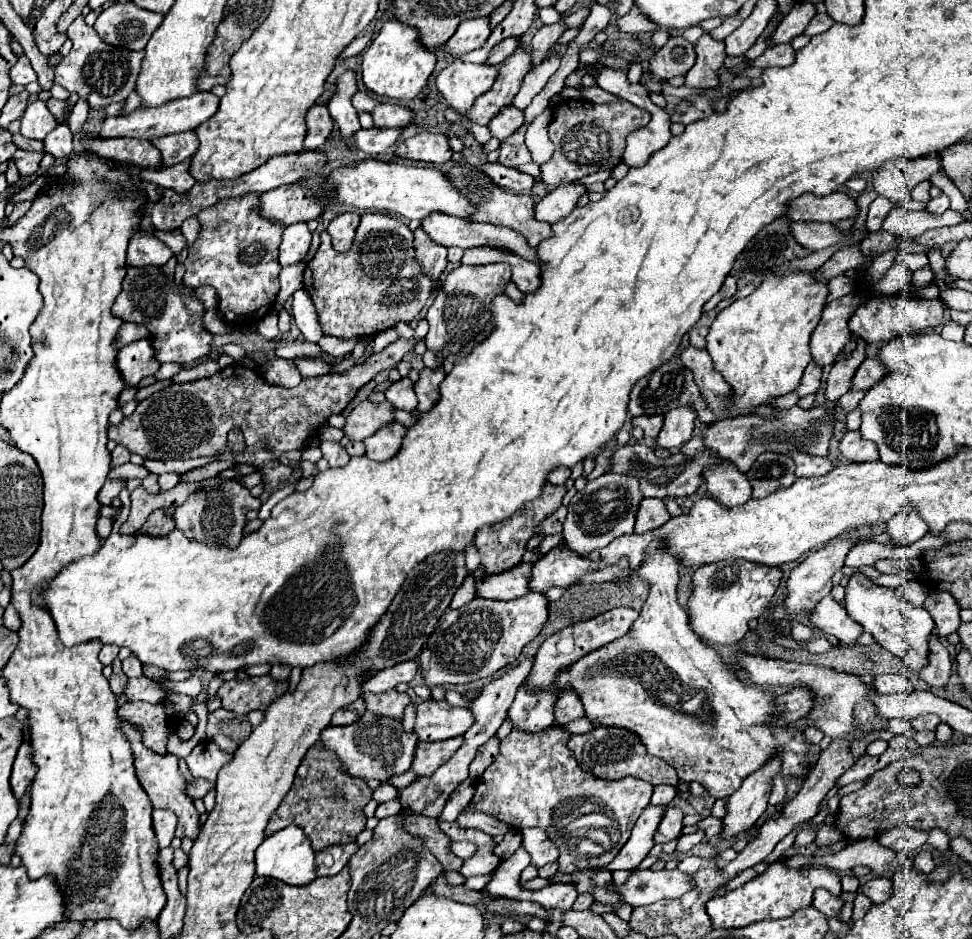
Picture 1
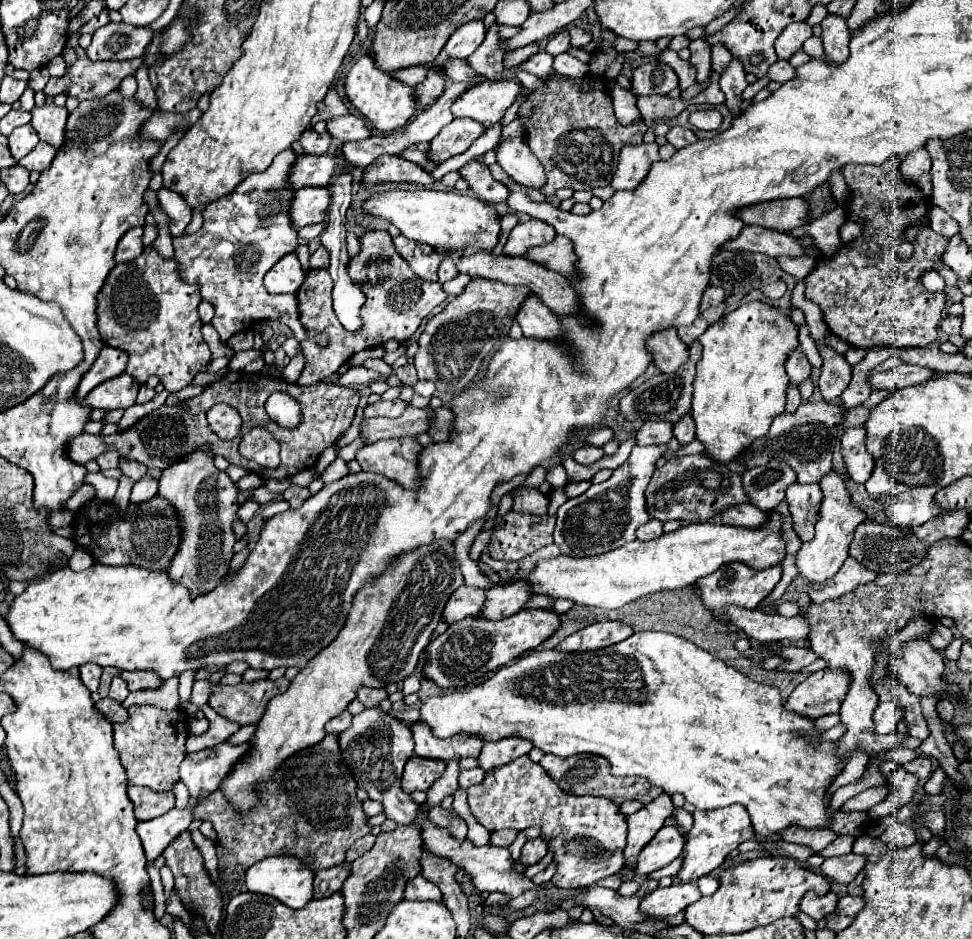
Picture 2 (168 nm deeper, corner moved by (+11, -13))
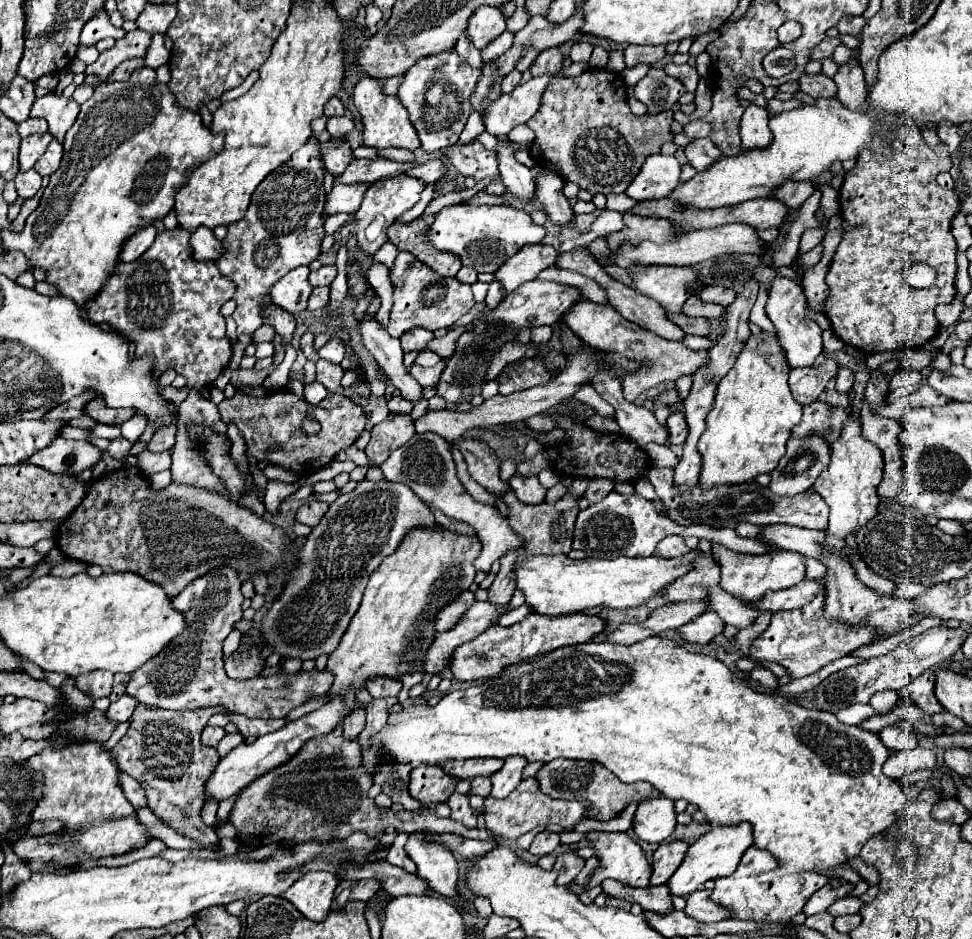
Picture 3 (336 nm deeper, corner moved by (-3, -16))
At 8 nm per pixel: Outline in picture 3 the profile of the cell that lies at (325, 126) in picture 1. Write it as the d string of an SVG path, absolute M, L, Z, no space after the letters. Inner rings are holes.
M331 138L329 142L321 144L323 148L323 160L325 160L325 168L333 174L333 178L341 176L345 172L345 168L355 160L353 150L349 148L349 144L345 140L339 138Z

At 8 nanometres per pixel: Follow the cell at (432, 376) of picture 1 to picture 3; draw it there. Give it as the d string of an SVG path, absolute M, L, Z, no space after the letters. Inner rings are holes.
M463 440L457 446L469 466L469 474L475 482L479 482L489 494L503 496L509 490L509 484L499 478L499 458L493 454L493 450L479 440Z

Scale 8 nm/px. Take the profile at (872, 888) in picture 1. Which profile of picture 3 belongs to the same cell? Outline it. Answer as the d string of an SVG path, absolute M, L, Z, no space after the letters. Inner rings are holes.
M839 898L831 904L831 908L827 908L827 912L831 916L843 916L843 914L857 914L861 910L863 902L859 898Z

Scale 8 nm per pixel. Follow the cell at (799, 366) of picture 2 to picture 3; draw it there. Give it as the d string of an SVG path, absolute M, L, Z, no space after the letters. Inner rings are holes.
M775 276L769 288L769 300L765 306L765 312L769 316L769 320L775 324L777 328L777 336L779 336L779 344L785 350L787 362L791 368L805 368L805 366L813 366L815 358L821 354L823 342L821 342L821 326L809 318L807 314L807 298L803 294L801 284L797 284L791 278L785 276Z

